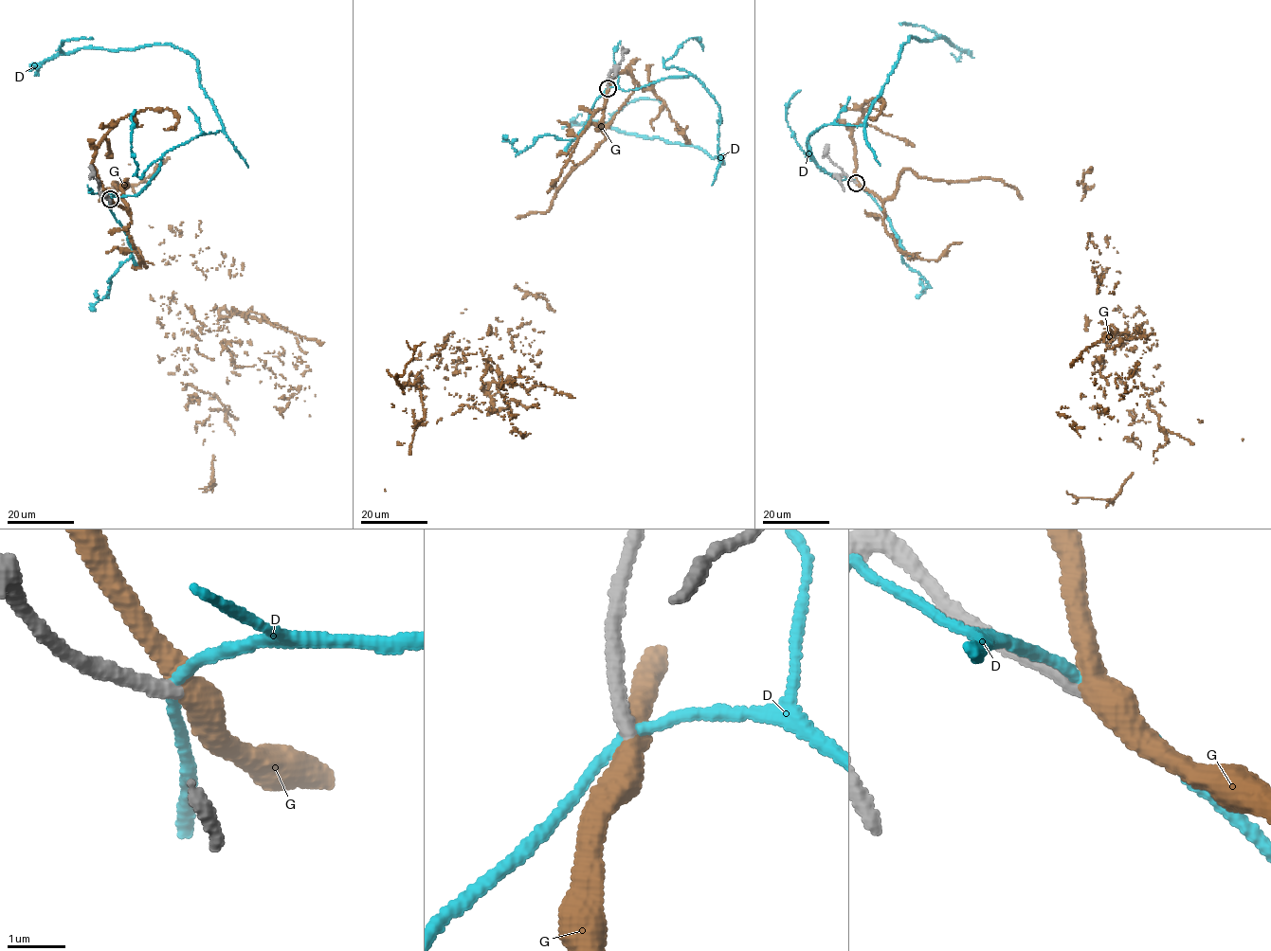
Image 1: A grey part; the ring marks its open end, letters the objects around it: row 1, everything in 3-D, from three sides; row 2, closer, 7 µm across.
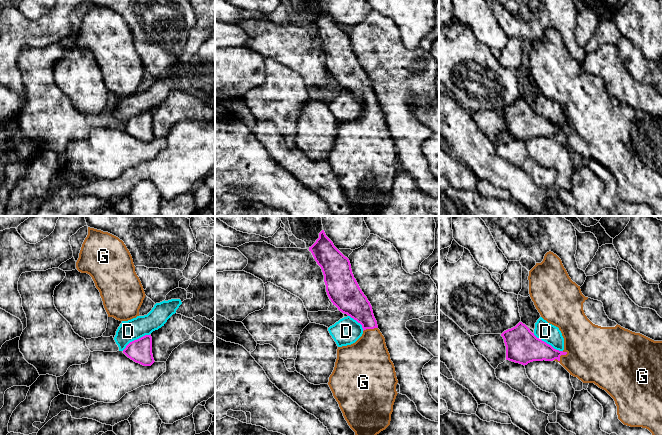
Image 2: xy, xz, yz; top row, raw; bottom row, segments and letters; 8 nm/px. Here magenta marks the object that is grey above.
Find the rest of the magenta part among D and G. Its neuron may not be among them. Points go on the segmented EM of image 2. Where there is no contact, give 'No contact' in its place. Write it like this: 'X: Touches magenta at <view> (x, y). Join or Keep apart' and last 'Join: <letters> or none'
D: Touches magenta at yz (548, 344). Keep apart
G: Touches magenta at yz (559, 357). Join
Join: G

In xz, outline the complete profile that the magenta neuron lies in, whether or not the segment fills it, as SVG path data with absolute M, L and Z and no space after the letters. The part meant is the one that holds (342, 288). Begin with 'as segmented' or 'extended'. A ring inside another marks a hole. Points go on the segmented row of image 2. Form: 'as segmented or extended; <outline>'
extended; M324 230L309 247L309 251L322 269L326 292L333 305L360 323L363 328L362 336L355 343L338 347L335 367L328 385L355 435L377 435L390 425L393 405L398 394L395 367L390 359L385 338L378 329L370 302L354 278L349 259L334 246Z

